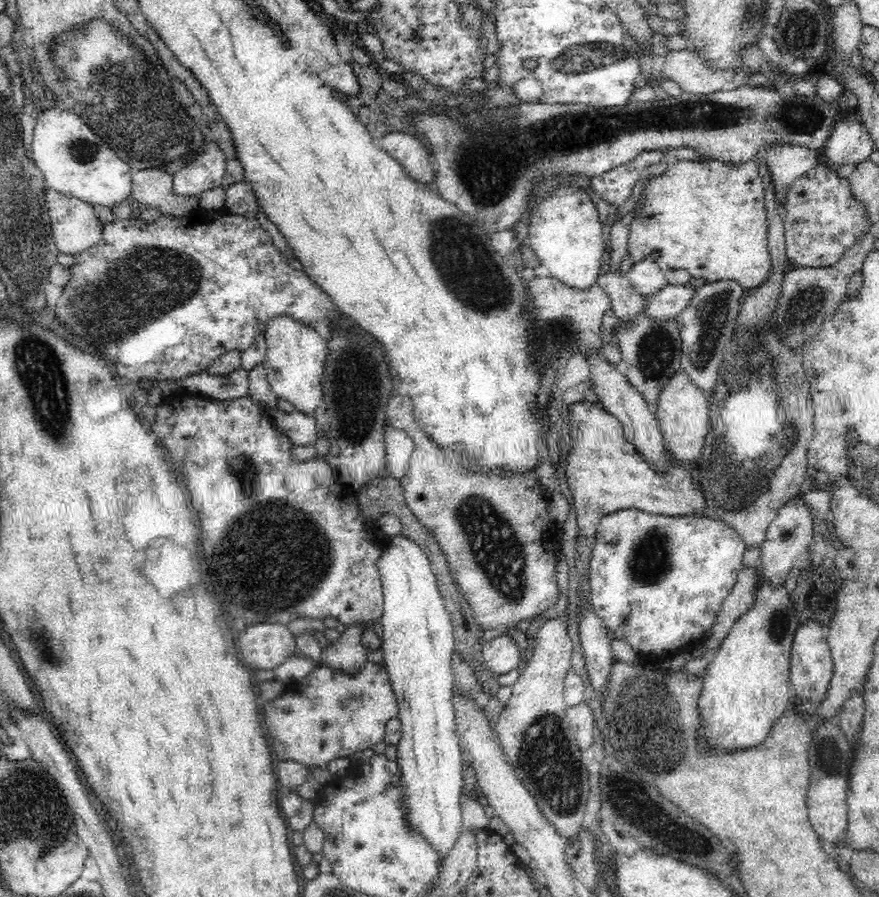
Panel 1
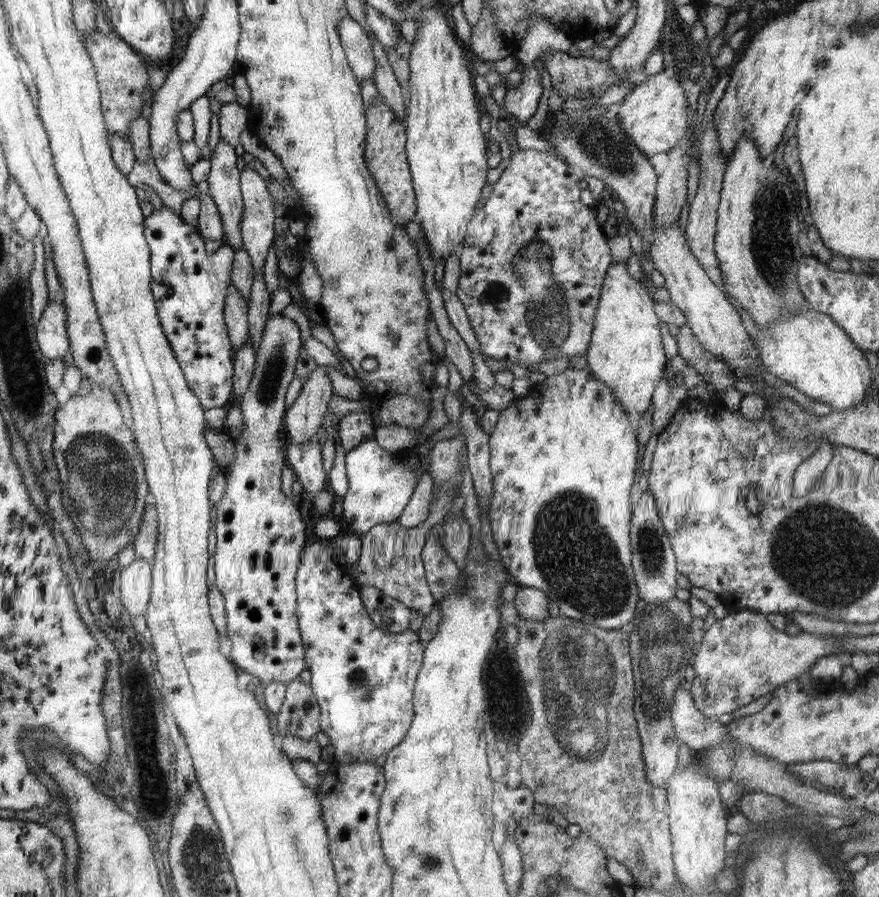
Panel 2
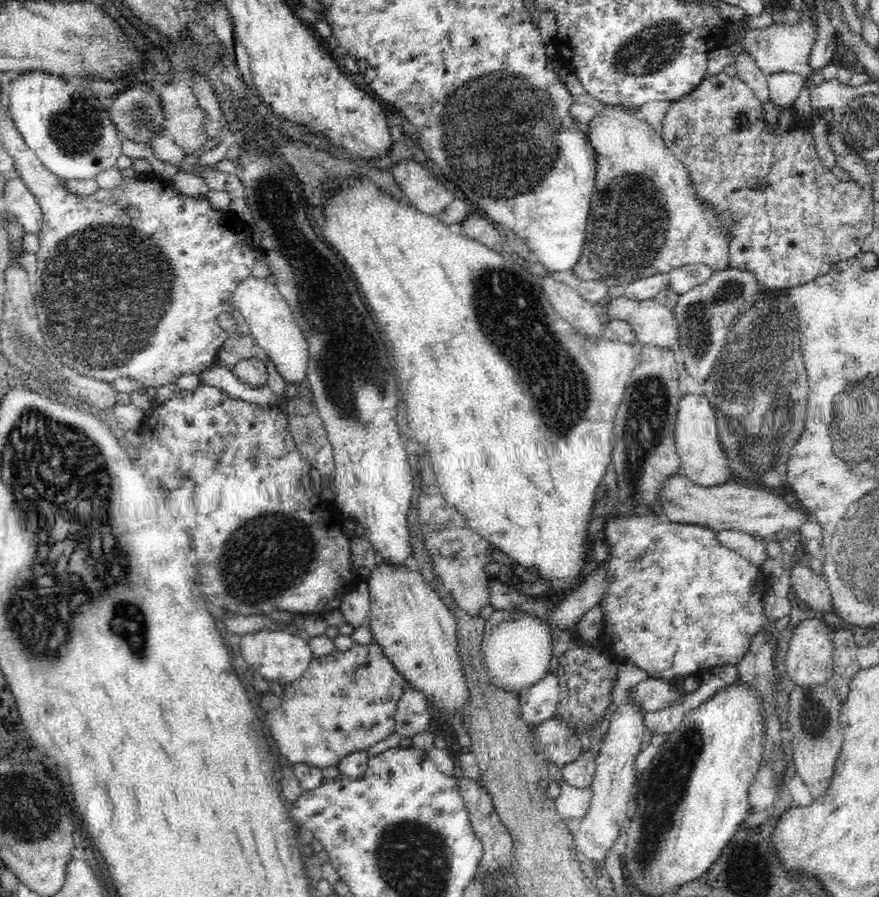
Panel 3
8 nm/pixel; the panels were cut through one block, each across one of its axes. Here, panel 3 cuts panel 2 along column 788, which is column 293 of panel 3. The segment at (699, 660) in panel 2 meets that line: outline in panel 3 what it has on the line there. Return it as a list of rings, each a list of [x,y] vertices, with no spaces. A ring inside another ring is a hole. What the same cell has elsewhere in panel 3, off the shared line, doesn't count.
[[[286,626],[278,629],[264,628],[259,629],[258,632],[248,632],[248,634],[242,636],[242,640],[238,640],[238,643],[244,662],[251,668],[251,674],[258,674],[268,682],[279,682],[282,686],[293,683],[294,680],[301,679],[309,670],[310,663],[313,662],[313,658],[315,657],[313,650],[310,649],[308,638],[287,632]]]

